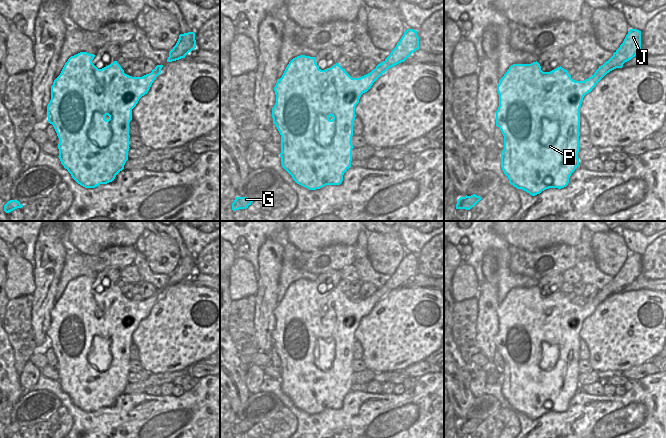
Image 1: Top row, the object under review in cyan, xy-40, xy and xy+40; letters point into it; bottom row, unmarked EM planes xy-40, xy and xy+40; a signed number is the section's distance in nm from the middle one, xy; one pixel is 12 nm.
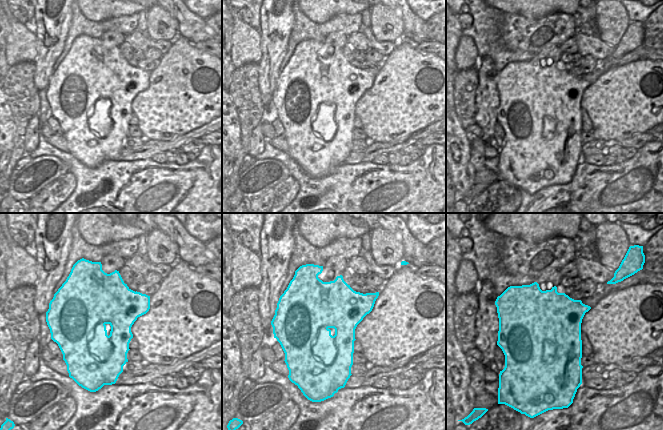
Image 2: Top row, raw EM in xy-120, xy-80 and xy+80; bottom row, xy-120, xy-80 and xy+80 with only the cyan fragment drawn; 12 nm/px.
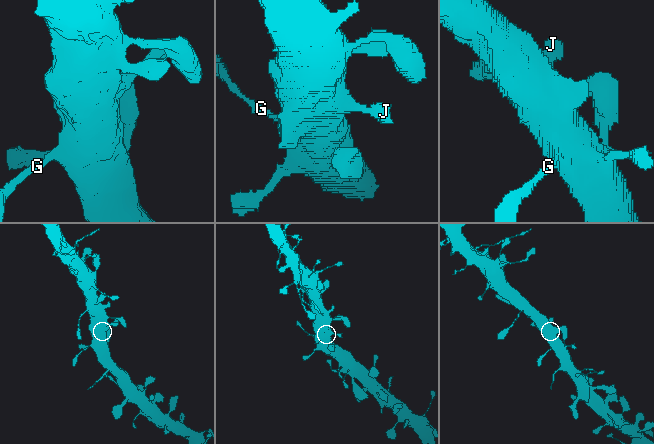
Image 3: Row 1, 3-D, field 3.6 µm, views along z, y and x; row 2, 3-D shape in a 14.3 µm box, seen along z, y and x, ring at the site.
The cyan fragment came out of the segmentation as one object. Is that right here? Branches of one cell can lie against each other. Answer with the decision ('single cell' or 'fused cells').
single cell

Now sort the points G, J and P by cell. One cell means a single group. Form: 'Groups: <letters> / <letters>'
Groups: G J P

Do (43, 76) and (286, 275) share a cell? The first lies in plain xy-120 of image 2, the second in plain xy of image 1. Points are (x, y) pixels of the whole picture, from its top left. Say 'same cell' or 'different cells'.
different cells

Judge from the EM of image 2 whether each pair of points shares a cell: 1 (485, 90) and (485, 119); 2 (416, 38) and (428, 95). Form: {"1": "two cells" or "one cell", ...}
{"1": "one cell", "2": "two cells"}

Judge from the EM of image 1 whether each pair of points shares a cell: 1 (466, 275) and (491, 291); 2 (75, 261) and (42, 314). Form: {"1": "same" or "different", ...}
{"1": "different", "2": "different"}

